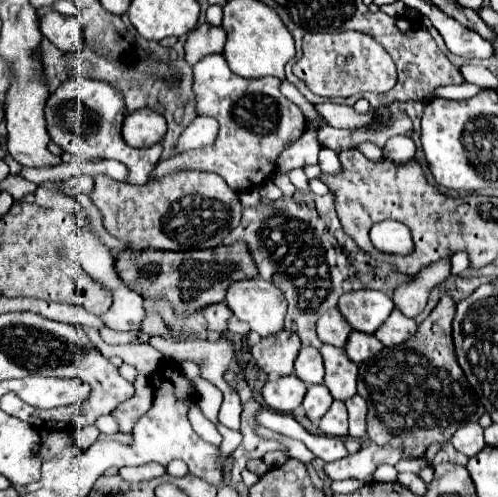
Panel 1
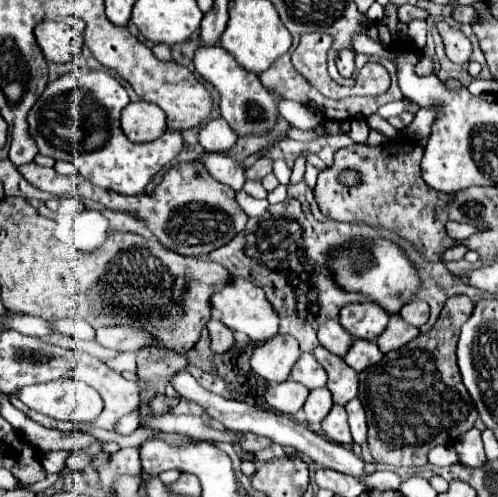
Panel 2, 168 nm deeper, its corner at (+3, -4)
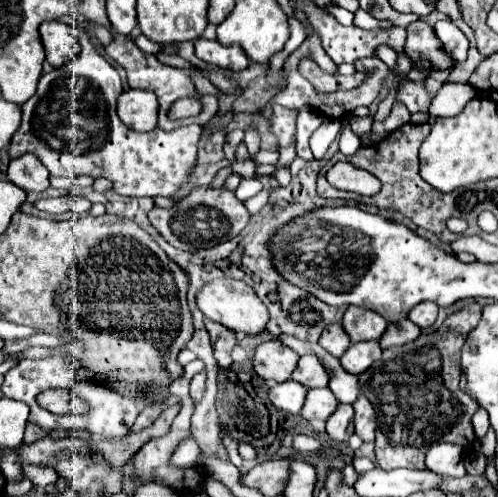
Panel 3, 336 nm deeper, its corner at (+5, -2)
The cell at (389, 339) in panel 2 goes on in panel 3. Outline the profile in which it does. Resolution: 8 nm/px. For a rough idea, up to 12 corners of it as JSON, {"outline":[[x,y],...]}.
{"outline":[[410,319],[392,323],[380,339],[382,349],[406,345],[420,333]]}

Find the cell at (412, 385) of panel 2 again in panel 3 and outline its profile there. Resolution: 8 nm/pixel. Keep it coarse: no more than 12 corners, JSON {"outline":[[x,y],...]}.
{"outline":[[472,303],[360,375],[376,463],[424,469],[432,443],[474,453],[458,387]]}

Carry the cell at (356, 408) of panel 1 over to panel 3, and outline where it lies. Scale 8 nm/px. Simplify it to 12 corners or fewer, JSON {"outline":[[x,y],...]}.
{"outline":[[364,395],[354,403],[356,435],[374,441],[376,411]]}

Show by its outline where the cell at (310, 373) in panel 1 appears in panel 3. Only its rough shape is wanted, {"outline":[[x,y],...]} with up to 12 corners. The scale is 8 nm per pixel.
{"outline":[[316,355],[298,361],[292,379],[312,387],[326,387],[328,373]]}

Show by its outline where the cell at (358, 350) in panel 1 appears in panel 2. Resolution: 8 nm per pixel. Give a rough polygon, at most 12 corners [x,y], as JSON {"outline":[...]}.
{"outline":[[376,341],[350,345],[344,361],[364,371],[382,359]]}

